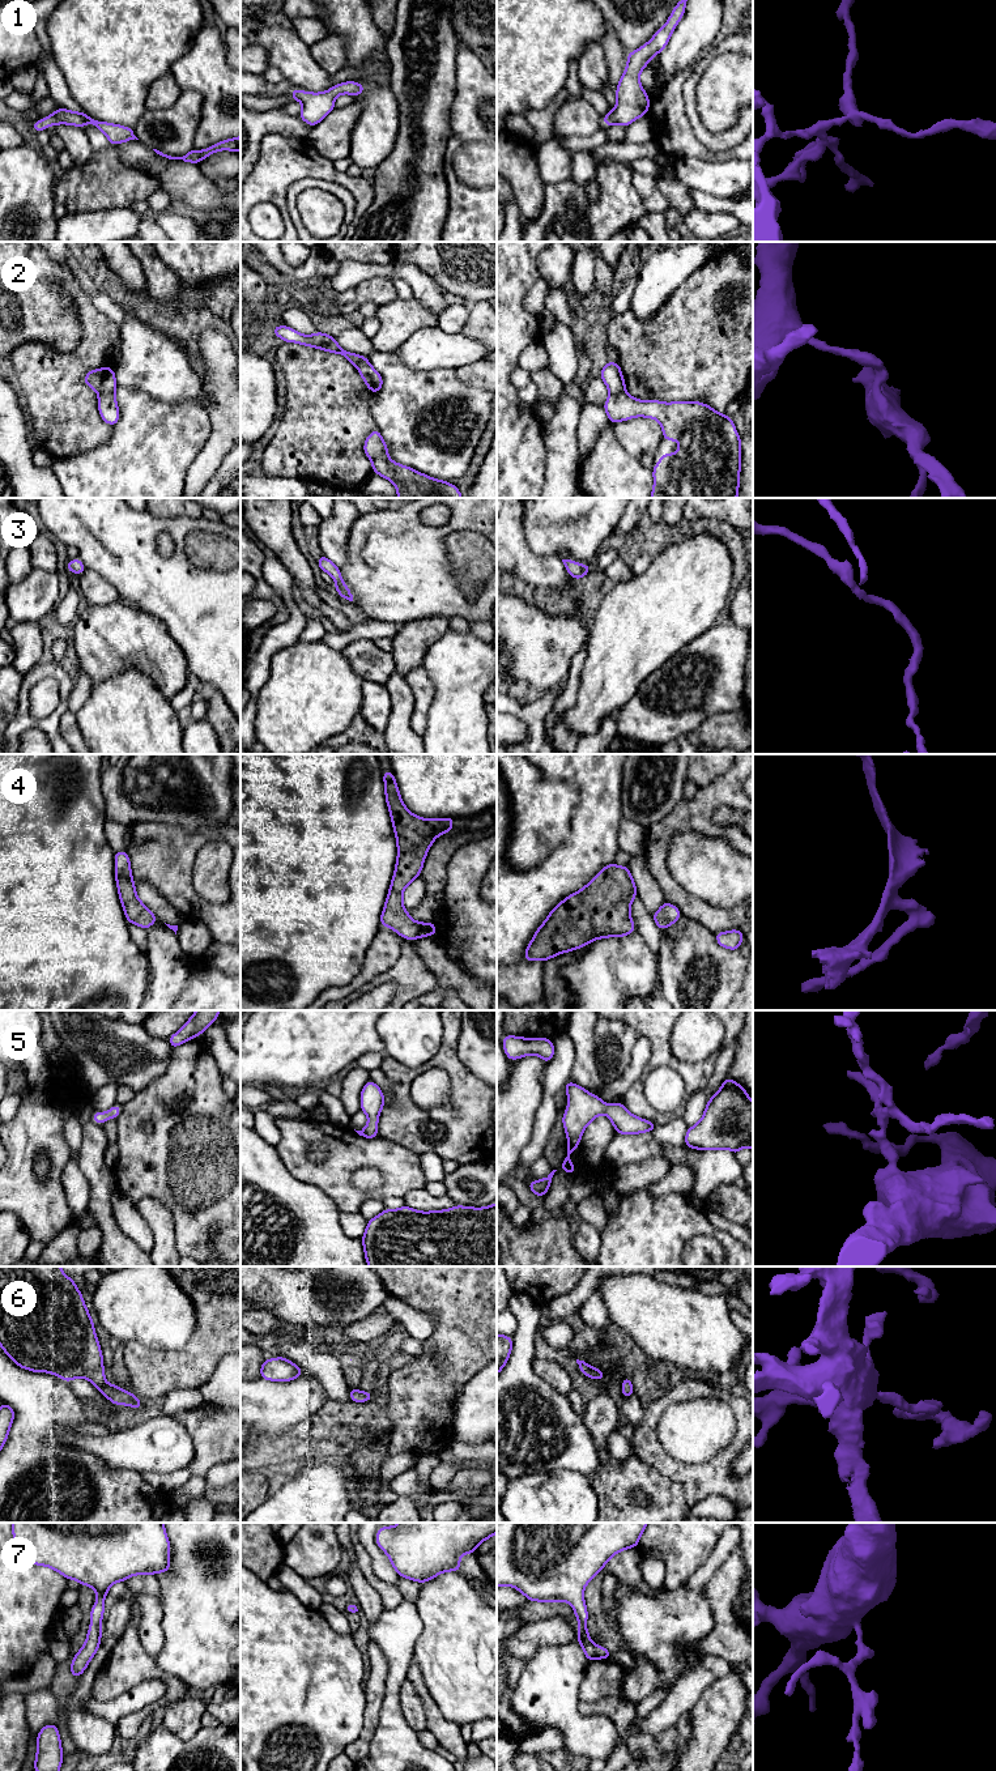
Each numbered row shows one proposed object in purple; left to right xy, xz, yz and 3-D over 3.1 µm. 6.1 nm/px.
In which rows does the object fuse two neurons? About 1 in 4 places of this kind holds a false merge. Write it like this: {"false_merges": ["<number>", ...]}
{"false_merges": ["2"]}

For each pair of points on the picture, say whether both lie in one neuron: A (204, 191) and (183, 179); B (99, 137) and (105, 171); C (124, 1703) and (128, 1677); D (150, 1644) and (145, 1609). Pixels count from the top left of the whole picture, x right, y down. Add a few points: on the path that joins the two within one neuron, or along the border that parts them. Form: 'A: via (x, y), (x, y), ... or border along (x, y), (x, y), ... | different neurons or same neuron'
A: via (199, 191), (195, 191), (188, 184) | same neuron
B: border along (110, 145), (94, 153) | different neurons
C: border along (154, 1680), (139, 1682), (111, 1699), (96, 1699) | different neurons
D: via (150, 1635), (149, 1618) | same neuron

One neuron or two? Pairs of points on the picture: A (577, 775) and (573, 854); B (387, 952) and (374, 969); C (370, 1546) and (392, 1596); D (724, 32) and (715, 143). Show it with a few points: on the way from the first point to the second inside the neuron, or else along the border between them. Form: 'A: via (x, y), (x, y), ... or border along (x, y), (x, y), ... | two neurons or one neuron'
A: via (586, 795), (586, 834) | one neuron
B: via (383, 956), (374, 965) | one neuron
C: border along (369, 1555), (373, 1571), (383, 1580), (395, 1586) | two neurons
D: border along (739, 30), (715, 45) | two neurons

